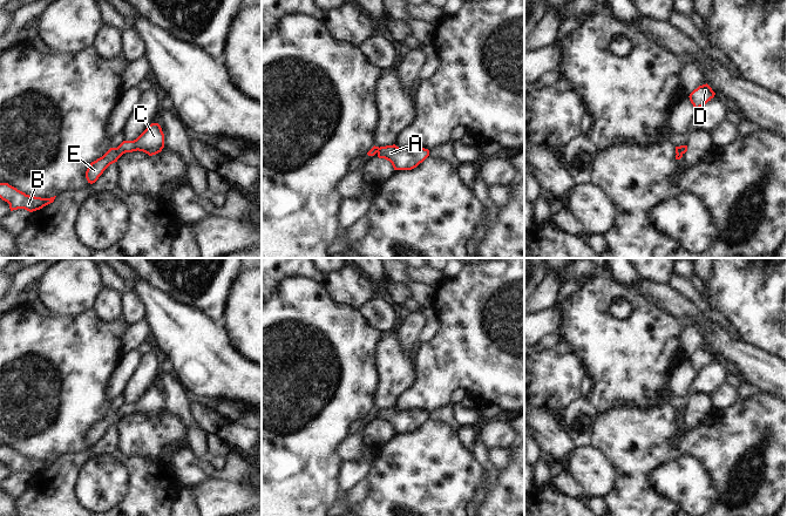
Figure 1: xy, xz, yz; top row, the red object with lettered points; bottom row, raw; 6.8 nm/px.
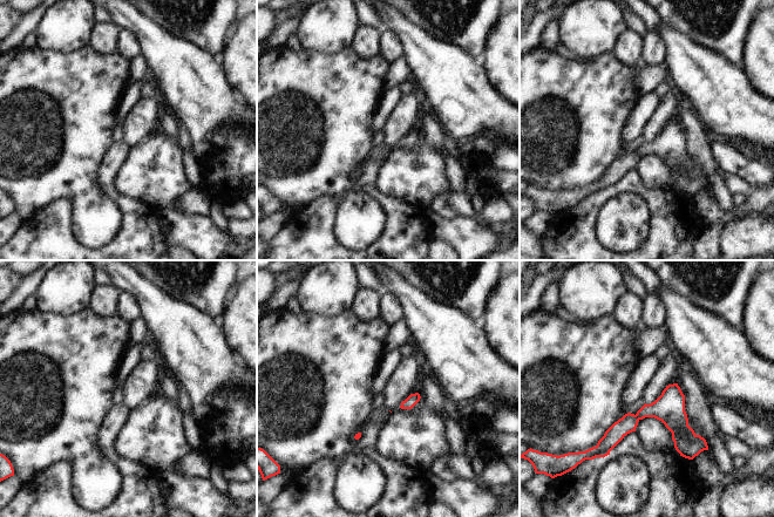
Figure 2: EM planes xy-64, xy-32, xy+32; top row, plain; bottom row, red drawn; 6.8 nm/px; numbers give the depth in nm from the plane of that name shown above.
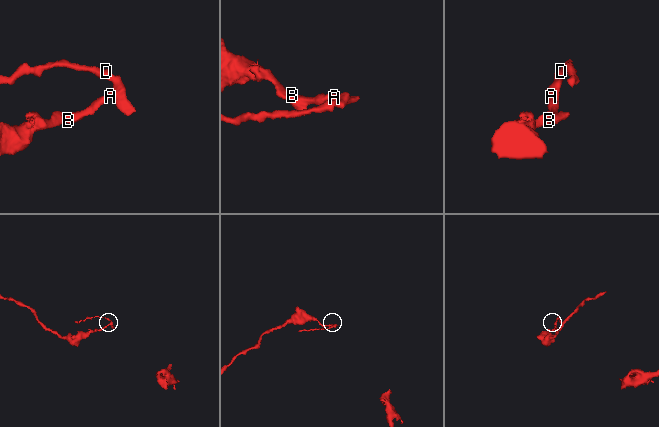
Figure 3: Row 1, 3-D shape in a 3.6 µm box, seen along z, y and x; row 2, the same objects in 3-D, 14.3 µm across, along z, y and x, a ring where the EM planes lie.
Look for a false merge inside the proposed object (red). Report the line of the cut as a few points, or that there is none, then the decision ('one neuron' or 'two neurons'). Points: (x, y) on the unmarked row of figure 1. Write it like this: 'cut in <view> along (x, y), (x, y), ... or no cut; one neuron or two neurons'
no cut; one neuron

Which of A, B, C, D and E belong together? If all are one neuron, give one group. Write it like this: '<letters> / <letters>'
A B C D E

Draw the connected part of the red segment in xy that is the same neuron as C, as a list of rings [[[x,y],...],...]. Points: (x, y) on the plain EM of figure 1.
[[[151,386],[136,402],[123,403],[117,410],[110,410],[102,420],[91,425],[86,434],[88,446],[95,446],[103,434],[125,415],[143,414],[156,417],[164,410],[164,396],[158,386]]]

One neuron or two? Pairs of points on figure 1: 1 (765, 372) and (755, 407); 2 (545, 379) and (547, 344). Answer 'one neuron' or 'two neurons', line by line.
1: two neurons
2: two neurons

